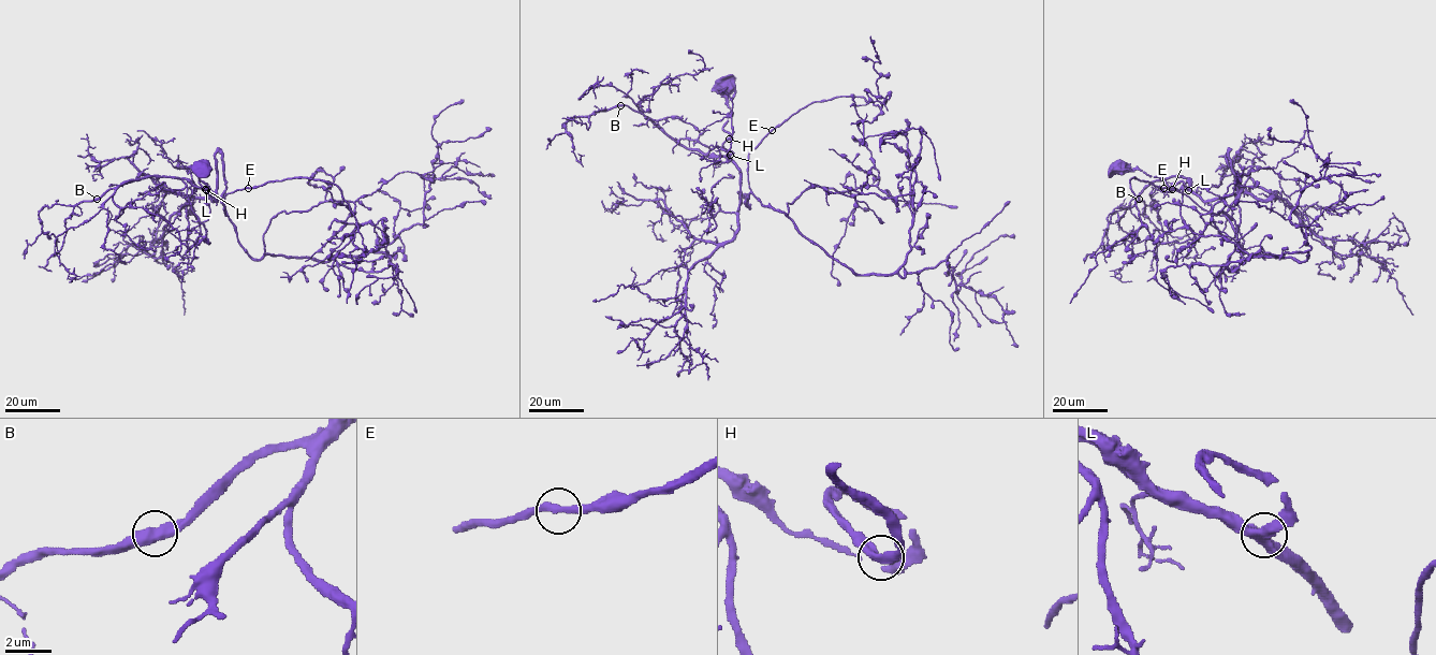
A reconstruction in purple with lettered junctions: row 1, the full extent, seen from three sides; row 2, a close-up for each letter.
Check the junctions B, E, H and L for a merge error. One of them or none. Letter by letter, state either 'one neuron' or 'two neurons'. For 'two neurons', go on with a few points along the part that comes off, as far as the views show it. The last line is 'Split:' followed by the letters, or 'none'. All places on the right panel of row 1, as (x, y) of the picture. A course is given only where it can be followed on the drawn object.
B: one neuron
E: one neuron
H: one neuron
L: one neuron
Split: none

